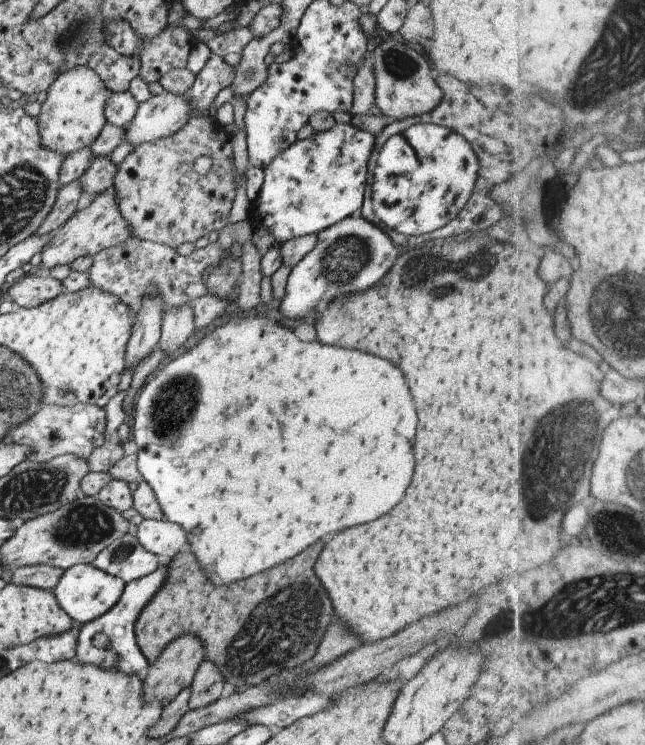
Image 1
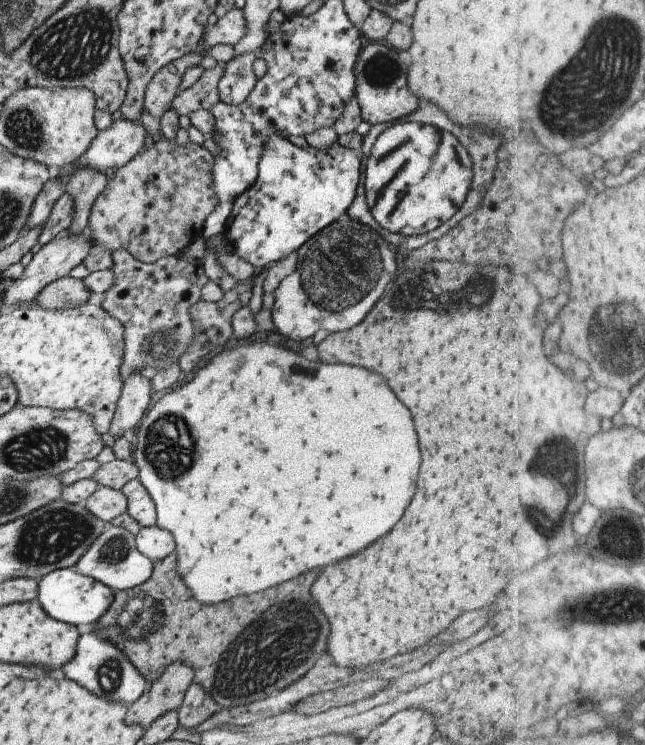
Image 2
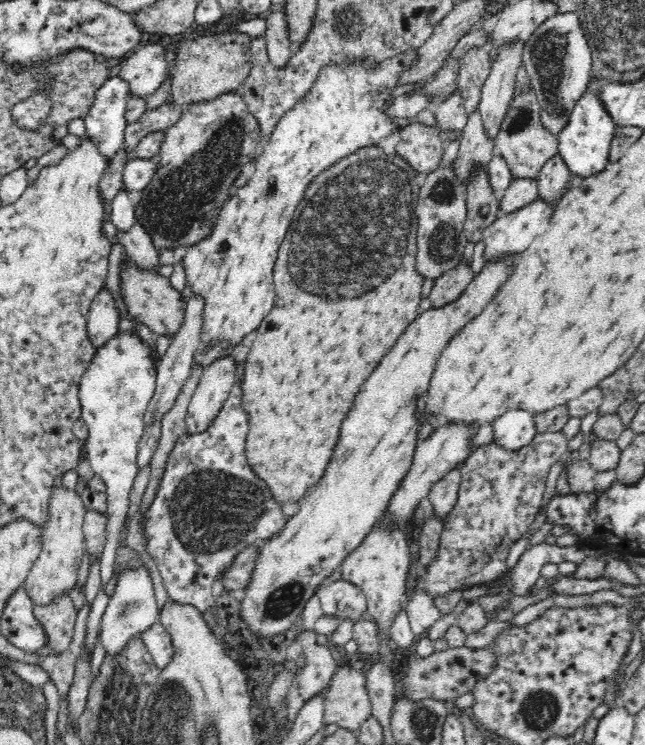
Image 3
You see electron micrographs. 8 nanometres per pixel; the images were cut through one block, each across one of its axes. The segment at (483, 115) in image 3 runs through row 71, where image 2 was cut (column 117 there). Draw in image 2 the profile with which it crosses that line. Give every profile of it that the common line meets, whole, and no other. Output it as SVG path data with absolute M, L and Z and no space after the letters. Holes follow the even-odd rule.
M98 486L97 490L87 498L84 506L89 514L108 524L113 518L126 512L127 500L120 489Z

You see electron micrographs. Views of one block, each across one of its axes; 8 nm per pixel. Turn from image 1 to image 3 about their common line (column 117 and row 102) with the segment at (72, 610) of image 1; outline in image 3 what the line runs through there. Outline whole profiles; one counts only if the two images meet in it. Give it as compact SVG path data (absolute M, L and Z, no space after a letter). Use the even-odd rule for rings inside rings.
M594 85L584 92L581 100L576 104L566 128L560 132L557 143L558 152L572 177L579 180L596 176L606 170L609 164L611 140L614 138L616 124L612 117L600 105Z

